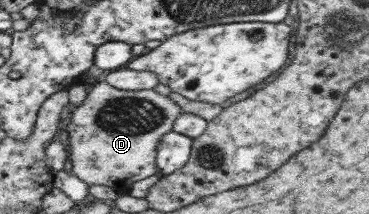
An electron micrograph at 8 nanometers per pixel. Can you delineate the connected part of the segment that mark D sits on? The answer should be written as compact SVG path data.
M104 81L90 87L86 99L73 108L71 114L71 119L65 124L69 134L67 153L71 158L71 171L88 185L106 185L116 191L126 192L134 185L134 181L152 177L160 171L157 155L161 139L173 131L183 111L173 98L162 96L152 89L126 91Z

